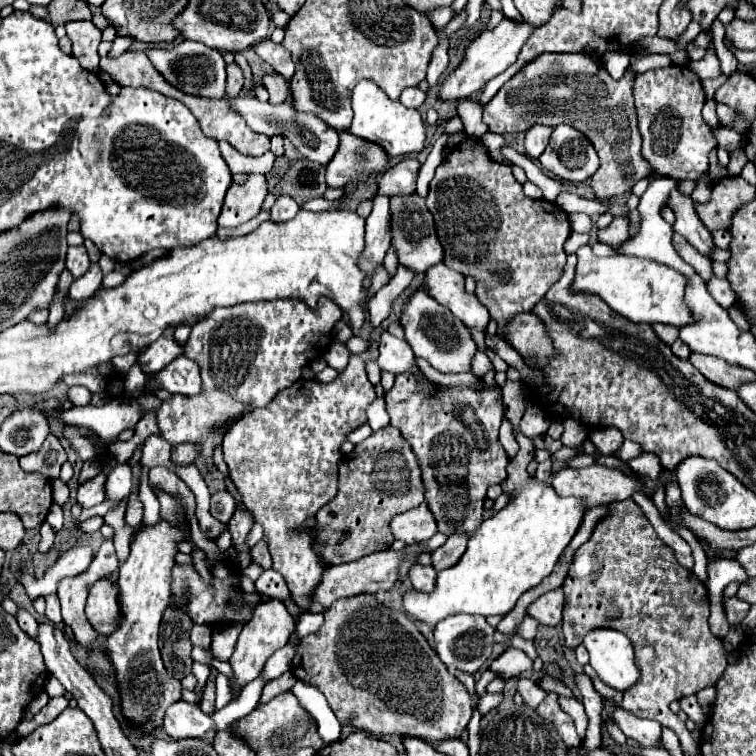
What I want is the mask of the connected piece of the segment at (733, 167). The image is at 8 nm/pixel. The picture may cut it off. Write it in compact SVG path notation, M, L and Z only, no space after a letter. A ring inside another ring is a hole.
M737 149L730 153L730 162L727 169L730 176L739 176L743 167L748 162L744 149Z

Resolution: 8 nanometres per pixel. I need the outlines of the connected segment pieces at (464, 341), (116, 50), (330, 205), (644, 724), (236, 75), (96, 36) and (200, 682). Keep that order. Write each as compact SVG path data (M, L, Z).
M417 291L409 303L405 313L401 315L401 325L405 329L405 339L413 347L415 355L425 359L431 367L441 373L467 373L471 371L471 361L475 357L477 345L471 337L471 331L453 317L451 311L443 309L433 297L423 291Z
M117 37L117 39L113 41L113 49L111 49L109 55L117 57L117 55L121 55L123 51L127 51L133 43L135 43L135 39L131 39L131 37Z
M319 197L319 199L307 201L303 207L309 209L309 211L325 211L325 209L329 211L329 209L339 209L341 207L341 201L327 201L327 199Z
M621 707L613 709L613 719L621 727L621 731L635 739L641 747L657 747L661 745L661 723L651 719L639 719Z
M235 63L227 65L227 89L225 89L227 97L237 97L241 87L243 87L243 73L241 73L241 69Z
M71 21L65 25L67 37L73 41L73 55L87 69L99 71L99 53L97 47L101 43L101 31L91 21Z
M193 661L193 675L197 677L195 693L199 693L199 691L203 691L203 685L205 685L205 681L207 681L207 677L209 677L209 667L207 667L207 665L203 665L203 663Z

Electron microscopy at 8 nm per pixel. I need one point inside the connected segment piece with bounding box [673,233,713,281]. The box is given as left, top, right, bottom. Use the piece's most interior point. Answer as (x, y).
(703, 266)

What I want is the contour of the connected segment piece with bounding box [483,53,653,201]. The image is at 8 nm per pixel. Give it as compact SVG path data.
M543 53L511 77L485 105L483 121L493 133L527 131L531 125L567 123L591 139L599 153L599 169L591 177L591 189L599 201L631 191L633 183L653 173L641 155L641 137L633 105L635 71L627 69L617 81L607 69L585 53Z

